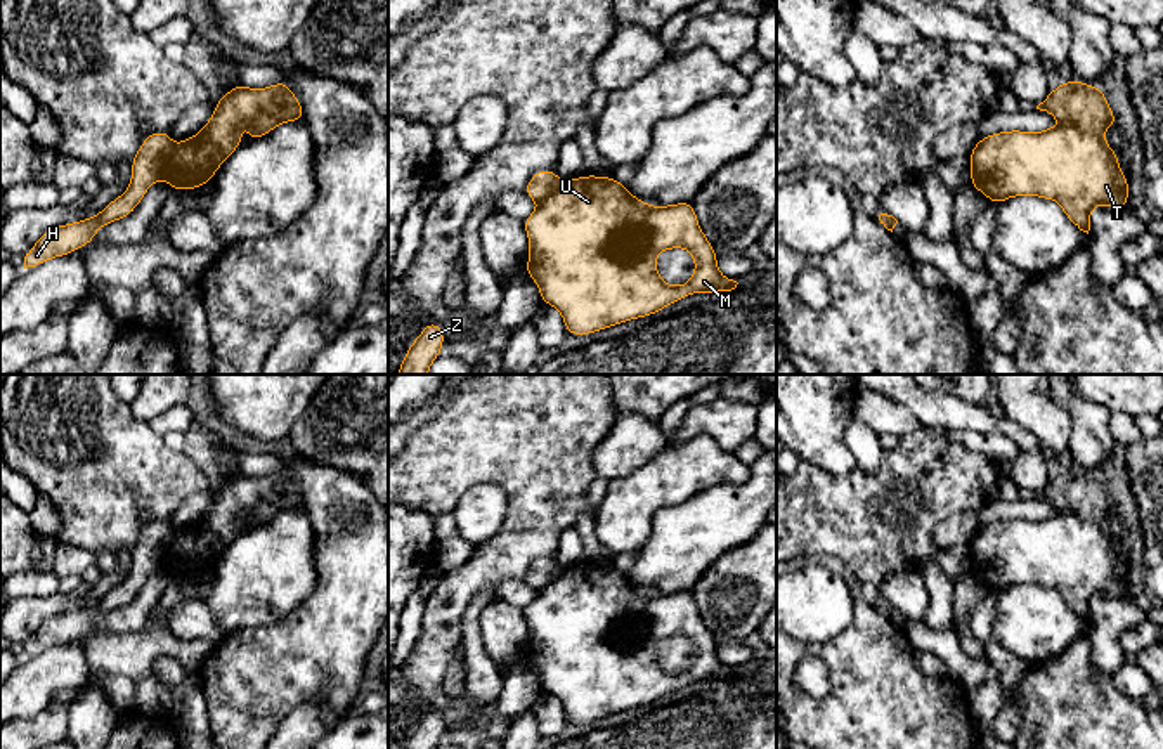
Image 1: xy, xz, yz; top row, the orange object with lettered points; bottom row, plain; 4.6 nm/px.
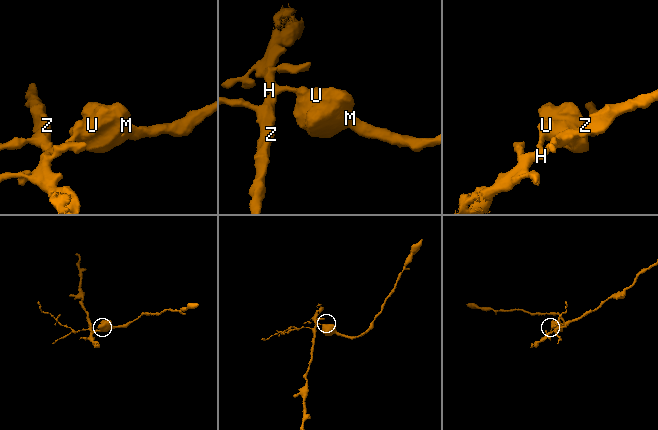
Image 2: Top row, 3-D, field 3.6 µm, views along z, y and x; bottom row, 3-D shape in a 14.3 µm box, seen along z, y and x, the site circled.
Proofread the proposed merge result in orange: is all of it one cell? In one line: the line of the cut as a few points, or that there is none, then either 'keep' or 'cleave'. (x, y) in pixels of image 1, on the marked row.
xy (174, 146), (162, 174) | cleave

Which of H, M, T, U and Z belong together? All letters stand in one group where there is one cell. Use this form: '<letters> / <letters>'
H Z / M T U

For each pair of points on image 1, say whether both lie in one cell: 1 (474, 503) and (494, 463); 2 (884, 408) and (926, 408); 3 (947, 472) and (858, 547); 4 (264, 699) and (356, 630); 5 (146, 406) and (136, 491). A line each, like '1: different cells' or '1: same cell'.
1: different cells
2: different cells
3: same cell
4: same cell
5: different cells

